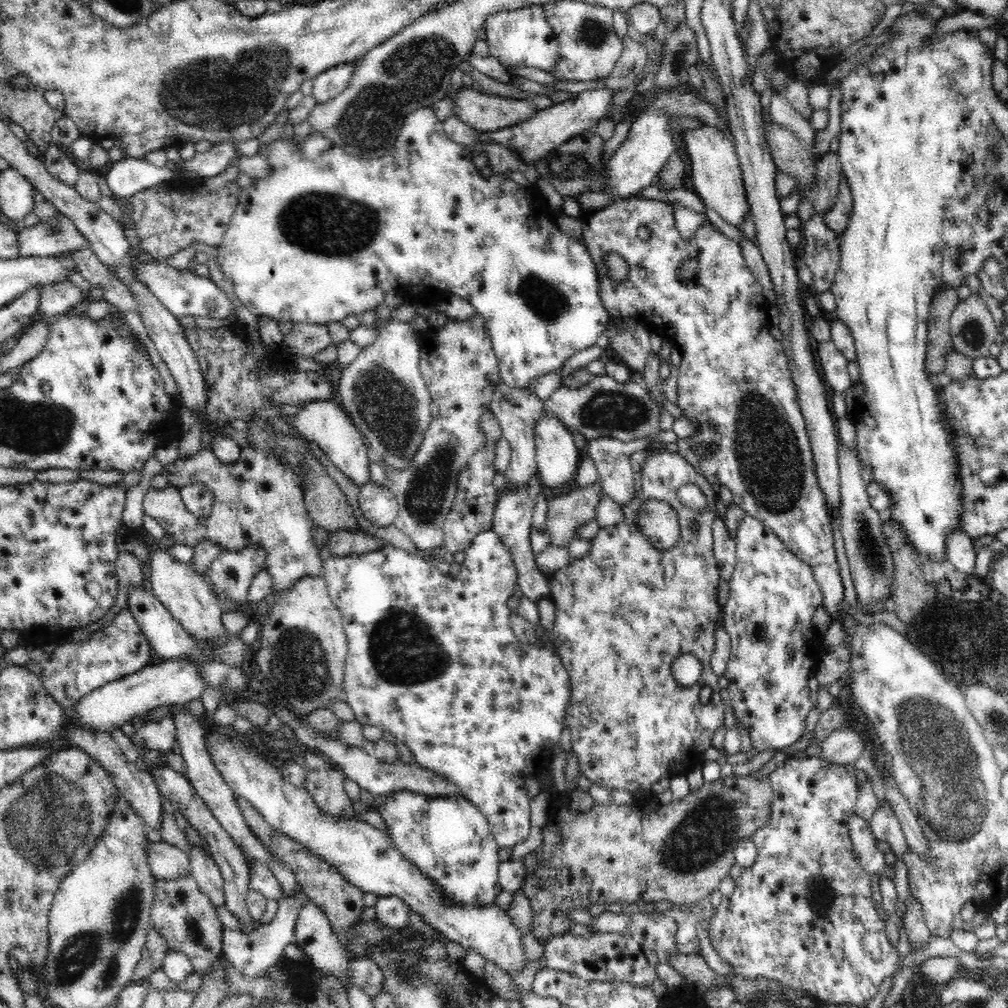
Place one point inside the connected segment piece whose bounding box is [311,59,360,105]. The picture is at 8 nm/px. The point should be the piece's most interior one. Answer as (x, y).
(328, 84)

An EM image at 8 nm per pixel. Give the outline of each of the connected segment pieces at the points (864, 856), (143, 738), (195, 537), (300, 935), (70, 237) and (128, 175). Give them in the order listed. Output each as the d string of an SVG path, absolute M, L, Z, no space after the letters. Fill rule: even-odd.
M854 815L848 822L848 828L859 865L873 877L879 876L887 866L886 858L876 846L877 838L871 831L870 823Z
M167 715L160 721L148 720L146 724L137 725L136 732L129 738L134 746L166 753L177 741L176 734L176 724L171 715Z
M249 446L234 465L228 465L220 462L211 450L203 449L193 456L178 458L174 463L168 464L163 474L168 479L168 486L163 490L150 487L143 503L145 513L152 516L168 534L172 534L172 538L176 540L174 544L187 544L194 548L198 540L210 540L220 544L224 552L241 551L246 545L266 549L266 571L273 578L273 590L254 611L254 620L259 628L267 621L271 606L275 605L296 582L304 577L322 576L323 570L322 558L312 539L312 529L316 528L316 525L310 519L304 503L304 481L307 480L308 472L306 468L300 468L300 464L292 464L283 457L283 454L273 455ZM190 484L202 484L214 493L214 509L208 518L194 516L183 502L179 490Z
M304 900L298 910L298 920L295 927L295 943L308 955L312 967L324 974L336 977L342 984L349 982L351 978L351 960L345 952L345 948L334 935L328 917L312 901Z
M58 212L54 218L31 227L21 226L17 241L22 258L56 257L63 253L91 249L76 225Z
M122 157L104 175L110 190L117 197L131 197L174 176L167 166L154 166L146 159Z

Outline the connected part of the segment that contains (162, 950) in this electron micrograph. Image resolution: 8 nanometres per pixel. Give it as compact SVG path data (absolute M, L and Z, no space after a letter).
M151 928L147 932L147 940L140 961L133 973L132 982L146 980L152 973L161 969L163 960L170 951L165 942L160 931Z

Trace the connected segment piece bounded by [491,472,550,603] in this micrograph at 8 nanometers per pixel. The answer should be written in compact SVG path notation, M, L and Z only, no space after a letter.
M539 472L532 478L532 482L528 482L528 486L524 486L522 490L502 490L499 500L495 506L495 512L492 520L491 529L498 538L502 539L502 543L510 549L510 557L514 561L516 573L518 574L517 584L525 597L532 602L538 603L542 598L546 598L550 594L548 588L548 580L542 575L538 565L536 565L536 555L530 544L530 526L533 509L535 508L538 494L541 492L541 478Z

